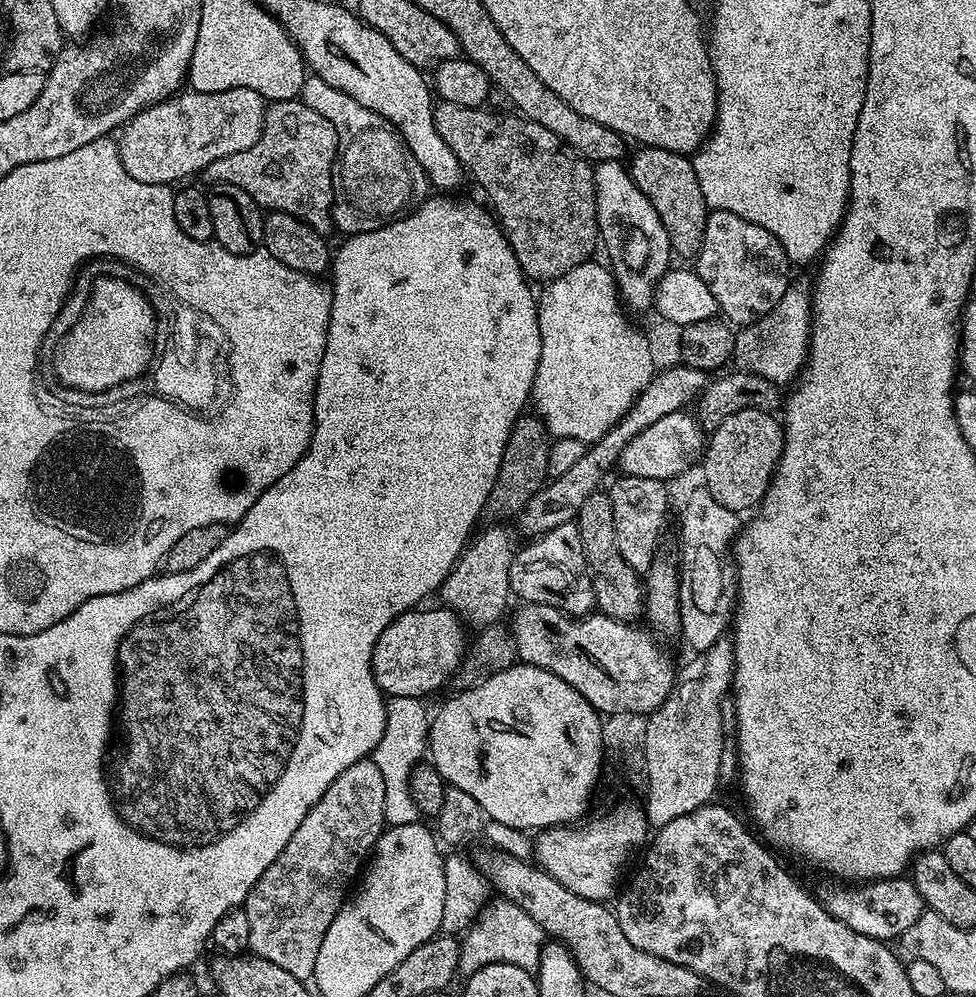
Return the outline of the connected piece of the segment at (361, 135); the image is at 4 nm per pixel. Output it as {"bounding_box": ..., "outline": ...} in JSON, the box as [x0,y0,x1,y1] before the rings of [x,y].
{"bounding_box":[298,74,429,236],"outline":[[[311,74],[306,76],[298,98],[303,104],[310,106],[310,110],[322,114],[322,118],[326,118],[326,122],[330,122],[338,134],[336,166],[332,173],[332,222],[337,233],[340,231],[348,236],[357,236],[378,230],[405,215],[417,203],[416,196],[424,198],[429,195],[428,173],[420,165],[418,158],[414,158],[396,127],[386,118],[374,114],[374,110],[366,110],[366,106],[354,102],[350,94],[334,90],[330,82],[322,82],[322,78]]]}

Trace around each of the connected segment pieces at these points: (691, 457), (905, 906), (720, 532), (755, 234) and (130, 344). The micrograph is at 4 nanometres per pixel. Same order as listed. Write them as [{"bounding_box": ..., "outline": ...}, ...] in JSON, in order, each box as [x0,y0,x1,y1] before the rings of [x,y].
[{"bounding_box":[618,410,706,482],"outline":[[[681,410],[674,414],[666,414],[666,418],[658,418],[658,422],[654,422],[652,426],[646,426],[646,430],[642,430],[642,434],[630,438],[630,442],[626,442],[626,446],[622,450],[618,461],[618,468],[625,476],[654,478],[655,480],[672,482],[675,476],[682,475],[695,460],[697,463],[703,457],[705,447],[706,432],[701,427],[699,419],[691,411]]]},{"bounding_box":[814,875,926,942],"outline":[[[903,875],[892,876],[888,880],[874,880],[849,886],[836,878],[824,878],[814,895],[822,907],[838,922],[846,922],[850,930],[858,930],[858,934],[866,934],[875,940],[892,942],[892,939],[903,937],[914,922],[926,911],[922,894],[912,885],[911,879]]]},{"bounding_box":[678,486,742,654],"outline":[[[697,486],[688,496],[684,509],[680,512],[680,536],[684,541],[678,547],[680,565],[680,636],[699,654],[710,650],[729,631],[736,611],[736,566],[734,563],[734,541],[742,527],[739,515],[708,493],[708,489]]]},{"bounding_box":[694,210,790,326],"outline":[[[730,210],[709,211],[700,253],[694,257],[694,271],[710,286],[719,315],[736,326],[753,325],[769,315],[781,301],[790,279],[790,261],[782,242],[762,226],[730,214]]]},{"bounding_box":[54,280,156,390],"outline":[[[125,280],[98,282],[92,308],[88,308],[84,320],[76,324],[76,332],[59,337],[54,366],[61,385],[99,390],[115,384],[116,380],[122,382],[134,378],[134,374],[144,374],[156,341],[156,330],[152,327],[156,311],[152,303],[142,303],[143,297],[143,292]]]}]

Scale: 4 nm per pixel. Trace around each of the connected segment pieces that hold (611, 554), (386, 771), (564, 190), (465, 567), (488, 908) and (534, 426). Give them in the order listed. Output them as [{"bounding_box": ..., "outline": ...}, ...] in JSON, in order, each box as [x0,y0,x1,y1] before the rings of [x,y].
[{"bounding_box":[574,490,644,624],"outline":[[[597,490],[582,502],[582,510],[574,521],[582,538],[582,554],[588,563],[588,577],[596,599],[595,611],[623,624],[637,623],[644,616],[644,586],[641,573],[635,572],[618,550],[618,534],[614,534],[614,506],[607,491]]]},{"bounding_box":[370,696,430,826],"outline":[[[389,696],[386,700],[386,730],[370,758],[378,770],[382,770],[382,782],[386,782],[384,822],[388,826],[414,824],[421,819],[410,794],[410,778],[430,748],[430,712],[424,709],[424,704],[425,701],[418,696]]]},{"bounding_box":[432,102,600,282],"outline":[[[440,102],[433,107],[432,113],[434,114],[434,126],[438,126],[438,134],[442,134],[442,142],[446,142],[446,146],[450,146],[450,150],[454,150],[454,154],[459,158],[465,173],[471,179],[473,176],[484,187],[484,192],[488,195],[489,200],[487,203],[497,221],[502,225],[502,231],[507,236],[510,246],[518,258],[518,266],[524,271],[525,277],[532,282],[537,282],[536,280],[547,282],[566,274],[566,270],[574,270],[574,266],[585,264],[586,261],[593,259],[597,255],[595,253],[596,244],[598,248],[600,240],[600,227],[596,221],[596,187],[594,186],[593,165],[585,160],[580,153],[575,152],[569,144],[565,144],[562,138],[558,138],[558,134],[550,134],[550,130],[546,130],[546,126],[533,120],[523,119],[516,114],[511,114],[512,116],[508,117],[496,117],[494,113],[488,111],[487,107],[467,108],[466,106]]]},{"bounding_box":[441,526,514,625],"outline":[[[488,526],[484,533],[478,534],[461,552],[452,572],[441,584],[441,601],[469,625],[497,623],[508,608],[512,590],[508,568],[512,565],[514,547],[511,534],[504,528],[507,527]]]},{"bounding_box":[459,898,545,974],"outline":[[[496,898],[485,904],[472,927],[463,933],[460,940],[459,971],[471,974],[487,964],[513,964],[536,970],[540,967],[540,950],[545,943],[545,932],[536,925],[534,918],[530,918],[530,914],[526,914],[526,910],[514,902]]]},{"bounding_box":[482,414,550,522],"outline":[[[522,414],[516,419],[516,425],[512,427],[512,433],[506,442],[506,450],[502,454],[502,466],[498,466],[498,478],[490,490],[490,498],[486,498],[486,506],[482,513],[485,521],[488,519],[488,522],[508,522],[504,520],[510,519],[511,516],[512,519],[519,517],[520,511],[526,506],[526,502],[530,502],[530,498],[534,498],[534,494],[538,494],[541,488],[545,487],[546,481],[549,479],[549,443],[550,437],[544,425],[541,424],[539,416],[535,414]]]}]

